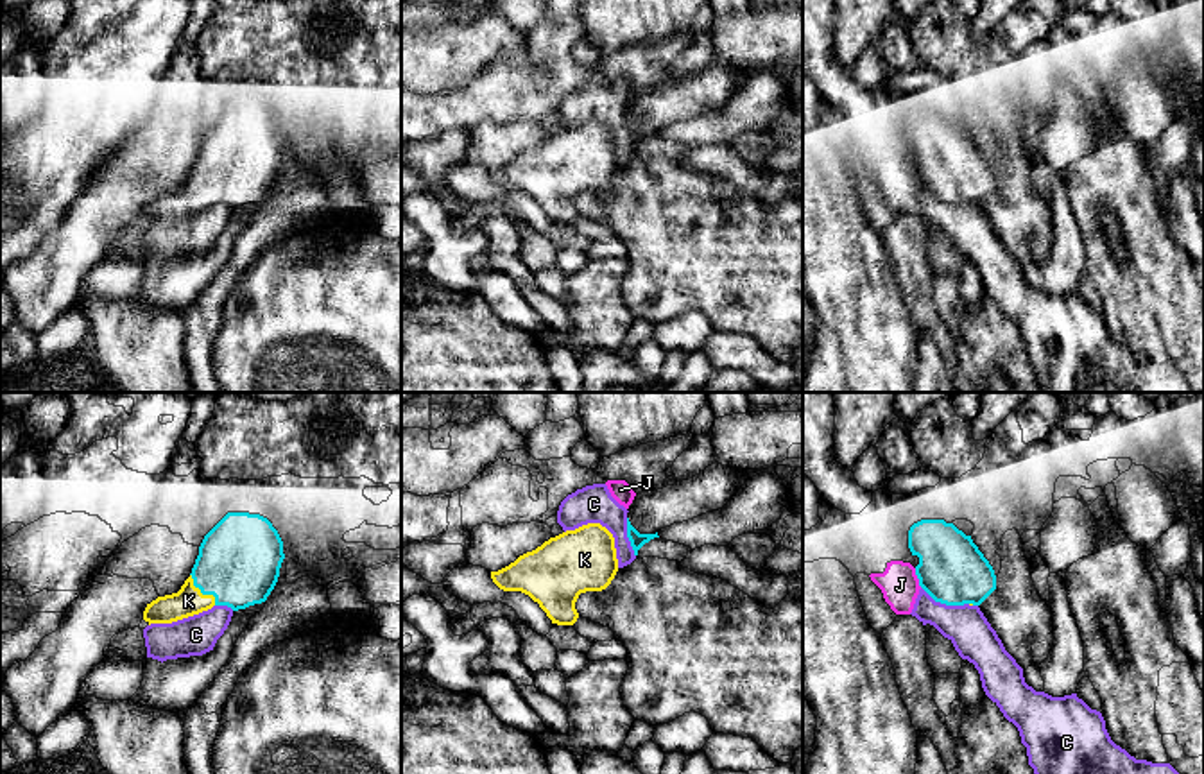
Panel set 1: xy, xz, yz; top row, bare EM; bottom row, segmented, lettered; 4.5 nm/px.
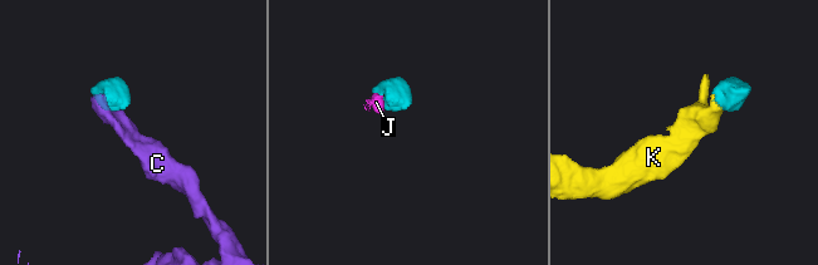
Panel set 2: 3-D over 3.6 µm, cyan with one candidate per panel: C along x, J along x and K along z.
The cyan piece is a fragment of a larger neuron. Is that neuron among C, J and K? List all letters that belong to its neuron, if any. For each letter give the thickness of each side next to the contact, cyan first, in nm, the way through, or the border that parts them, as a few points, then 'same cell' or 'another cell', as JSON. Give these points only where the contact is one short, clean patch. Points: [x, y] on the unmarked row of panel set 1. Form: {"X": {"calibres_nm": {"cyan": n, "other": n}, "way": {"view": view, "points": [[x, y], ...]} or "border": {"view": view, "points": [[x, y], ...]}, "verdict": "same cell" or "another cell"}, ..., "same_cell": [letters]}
{"C": {"calibres_nm": {"cyan": 300, "other": 190}, "border": {"view": "yz", "points": [[921, 185], [936, 199], [968, 203]]}, "verdict": "another cell"}, "J": {"calibres_nm": {"cyan": 300, "other": 170}, "border": {"view": "yz", "points": [[914, 167], [921, 185]]}, "verdict": "another cell"}, "K": {"calibres_nm": {"cyan": 380, "other": 140}, "way": {"view": "xy", "points": [[239, 160], [203, 192], [189, 199]]}, "verdict": "same cell"}, "same_cell": ["K"]}

